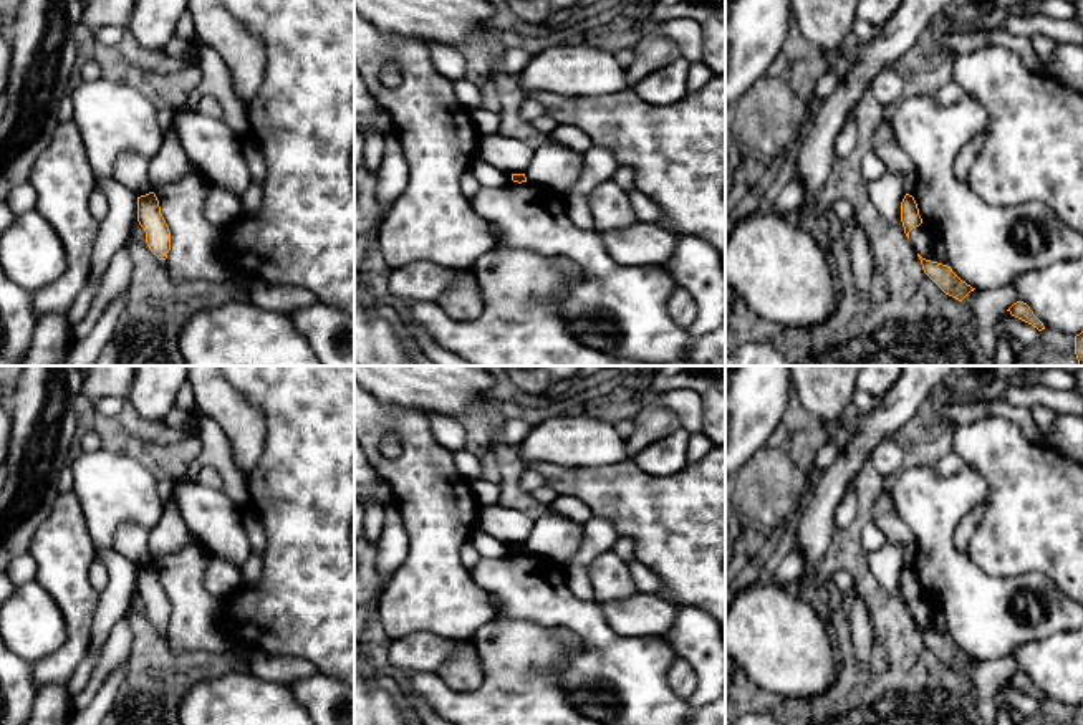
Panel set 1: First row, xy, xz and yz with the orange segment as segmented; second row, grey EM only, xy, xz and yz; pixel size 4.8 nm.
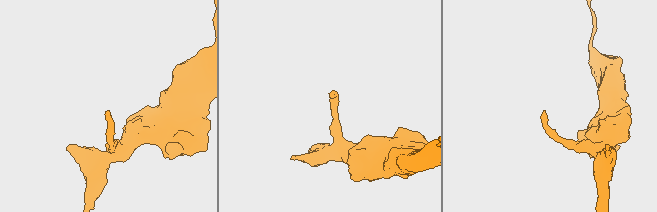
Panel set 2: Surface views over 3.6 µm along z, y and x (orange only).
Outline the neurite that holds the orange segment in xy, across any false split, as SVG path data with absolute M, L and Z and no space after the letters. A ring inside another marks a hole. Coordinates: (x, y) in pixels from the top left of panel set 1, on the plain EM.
M154 563L137 568L137 593L146 603L149 621L159 631L166 631L171 621L171 603Z

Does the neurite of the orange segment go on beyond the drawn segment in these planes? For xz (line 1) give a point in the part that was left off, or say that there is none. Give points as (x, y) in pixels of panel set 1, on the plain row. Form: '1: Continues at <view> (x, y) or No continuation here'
1: No continuation here

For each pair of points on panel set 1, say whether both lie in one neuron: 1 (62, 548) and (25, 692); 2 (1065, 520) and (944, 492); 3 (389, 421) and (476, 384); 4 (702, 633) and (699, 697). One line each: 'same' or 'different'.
1: different
2: different
3: different
4: same

